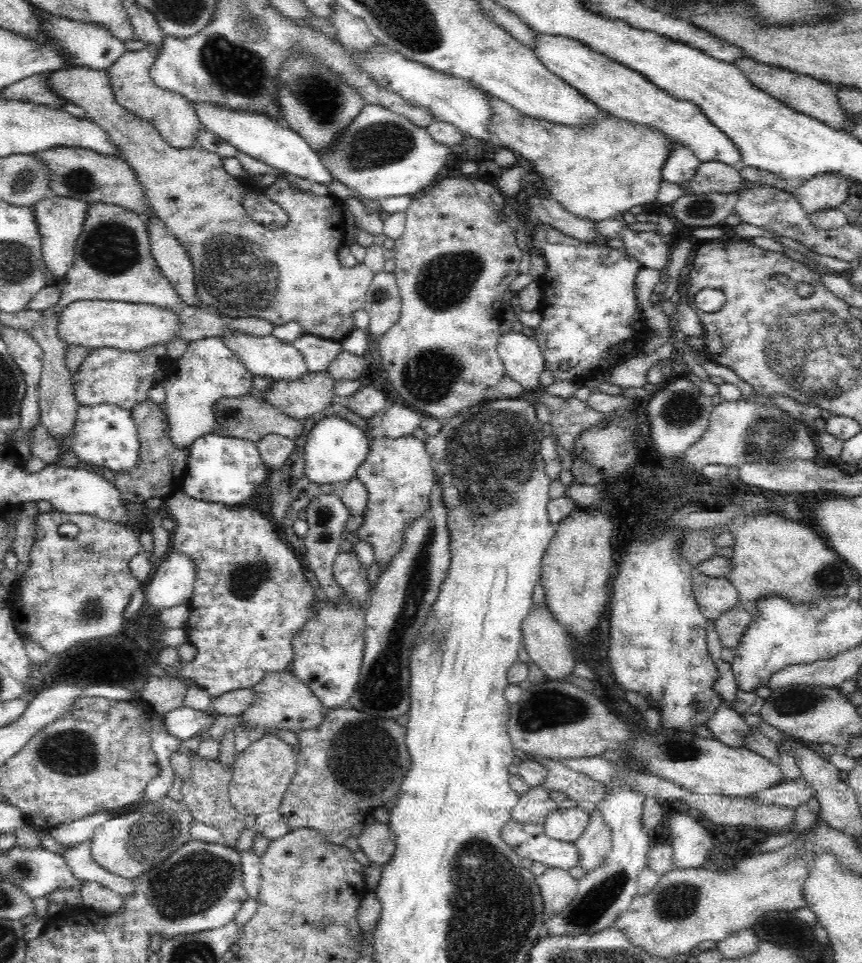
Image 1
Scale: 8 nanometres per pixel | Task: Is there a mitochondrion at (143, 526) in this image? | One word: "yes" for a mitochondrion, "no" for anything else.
no

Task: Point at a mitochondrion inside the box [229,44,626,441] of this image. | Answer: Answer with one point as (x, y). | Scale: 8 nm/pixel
(445, 281)

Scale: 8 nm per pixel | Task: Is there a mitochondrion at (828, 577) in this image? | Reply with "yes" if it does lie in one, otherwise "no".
yes

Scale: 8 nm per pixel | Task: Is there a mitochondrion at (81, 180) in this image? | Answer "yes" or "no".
yes

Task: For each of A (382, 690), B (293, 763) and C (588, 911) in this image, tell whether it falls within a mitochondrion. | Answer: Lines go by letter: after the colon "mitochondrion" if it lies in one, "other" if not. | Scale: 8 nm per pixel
A: mitochondrion
B: other
C: mitochondrion

